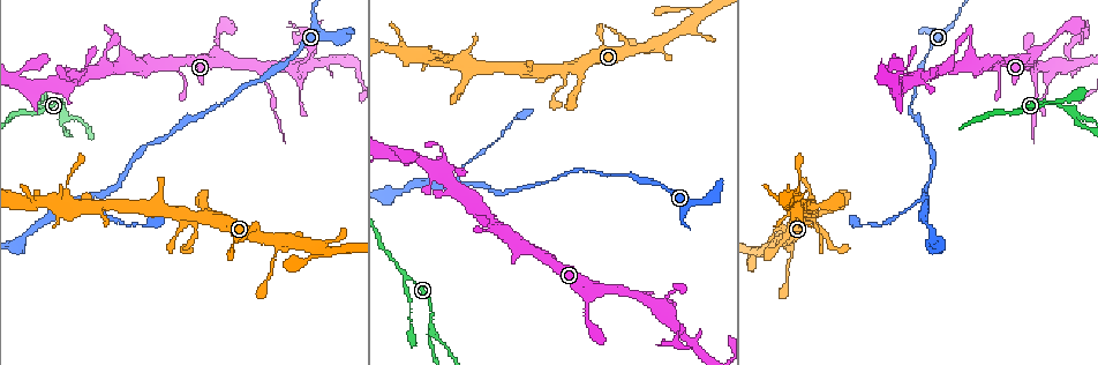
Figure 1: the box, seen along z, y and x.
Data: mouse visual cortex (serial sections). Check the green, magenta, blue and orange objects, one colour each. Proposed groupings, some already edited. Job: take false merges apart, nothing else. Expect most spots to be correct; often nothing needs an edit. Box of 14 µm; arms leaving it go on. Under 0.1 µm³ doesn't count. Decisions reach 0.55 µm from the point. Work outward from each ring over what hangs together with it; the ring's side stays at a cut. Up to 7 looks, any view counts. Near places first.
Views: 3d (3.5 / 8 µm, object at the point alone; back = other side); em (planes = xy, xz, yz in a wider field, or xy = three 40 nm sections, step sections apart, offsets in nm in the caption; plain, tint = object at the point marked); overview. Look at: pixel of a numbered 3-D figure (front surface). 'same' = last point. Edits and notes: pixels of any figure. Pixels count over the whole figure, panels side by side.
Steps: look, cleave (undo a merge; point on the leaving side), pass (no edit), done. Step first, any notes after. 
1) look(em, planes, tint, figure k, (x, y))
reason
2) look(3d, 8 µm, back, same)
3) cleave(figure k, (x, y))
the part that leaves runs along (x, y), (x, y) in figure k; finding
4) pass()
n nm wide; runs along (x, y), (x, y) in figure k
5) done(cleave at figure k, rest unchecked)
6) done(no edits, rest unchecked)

look(3d, 3.5 µm, figure 1, (1074, 117))
thick turns thin

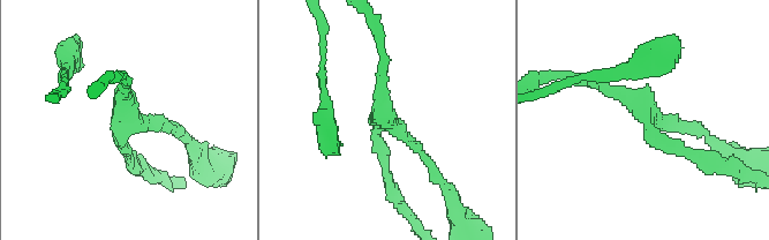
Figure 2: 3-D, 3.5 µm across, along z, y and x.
look(em, planes, tint, figure 2, (645, 111))
3 arms; arms of 150, 150, 150 nm; shape alone is not enough

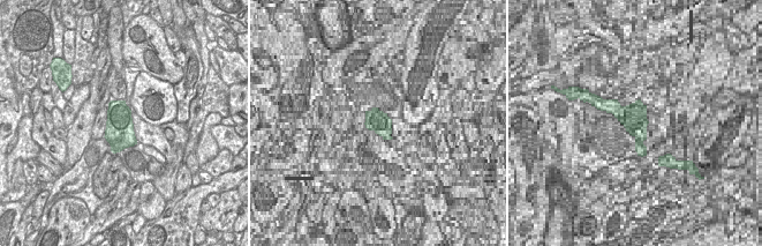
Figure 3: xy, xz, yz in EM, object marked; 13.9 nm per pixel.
pass()
one cell here

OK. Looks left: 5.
look(3d, 3.5 µm, figure 1, (94, 194))
branch point

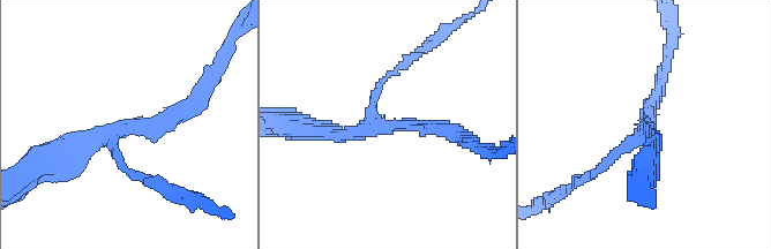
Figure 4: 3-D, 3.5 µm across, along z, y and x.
look(em, xy, step 3, plain, figure 4, (379, 125))
3 arms; arms of 150, 200, 200 nm; shape alone is not enough

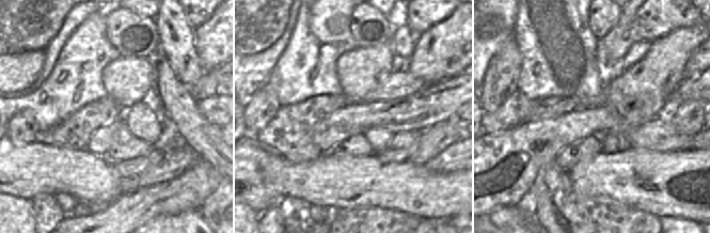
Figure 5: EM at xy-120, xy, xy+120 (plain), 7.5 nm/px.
look(em, xy, step 3, tint, same)
with the object marked

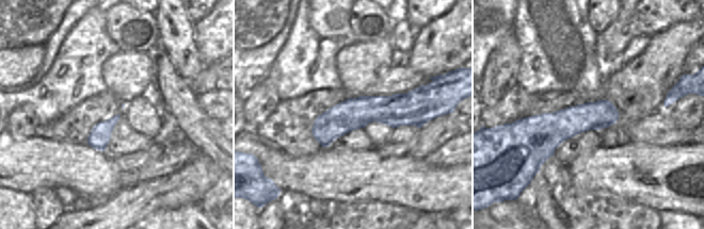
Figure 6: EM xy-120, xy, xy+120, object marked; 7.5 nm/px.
pass()
runs along (189, 105), (55, 163) in figure 4; one cell here

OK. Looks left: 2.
look(3d, 3.5 µm, back, figure 1, (209, 208))
thin neck

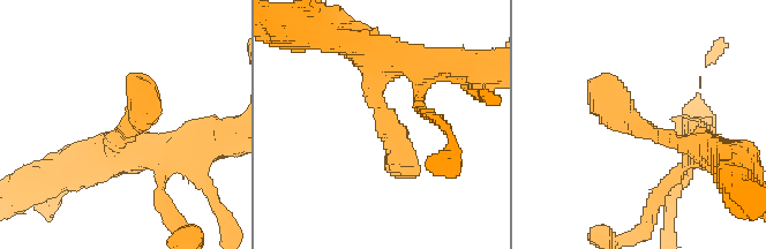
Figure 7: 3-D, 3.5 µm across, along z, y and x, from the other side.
pass()
runs along (718, 155), (640, 129), (596, 90) in figure 7; continuous, no second cell

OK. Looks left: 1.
done(no edits, rest unchecked)

